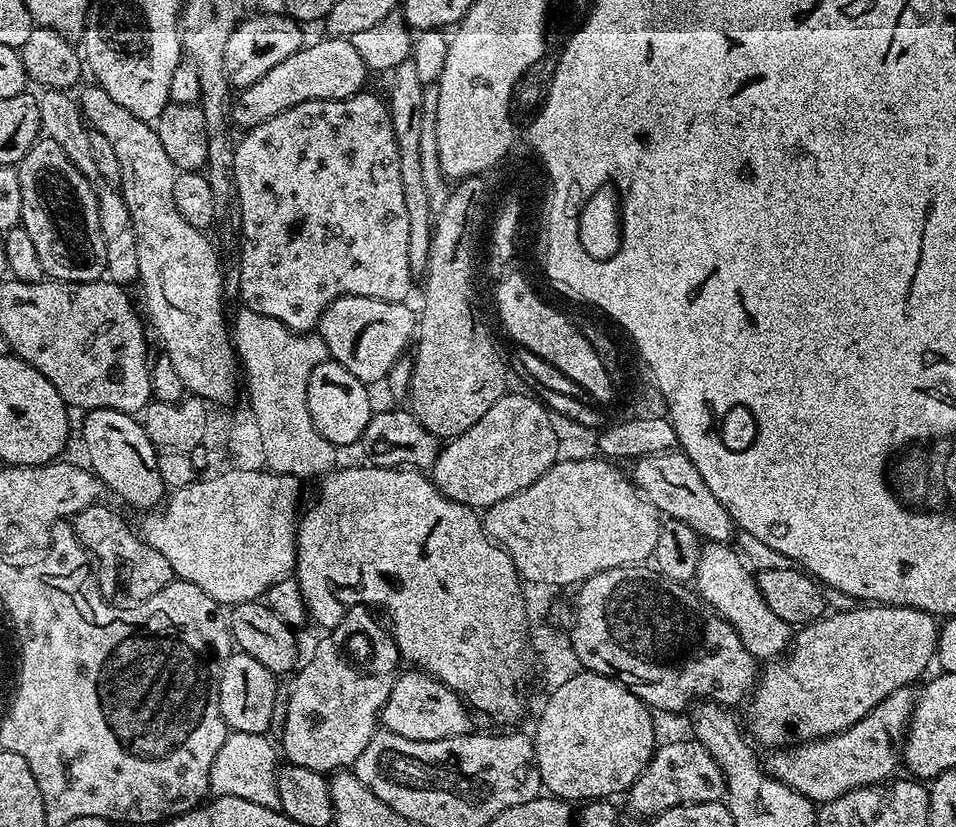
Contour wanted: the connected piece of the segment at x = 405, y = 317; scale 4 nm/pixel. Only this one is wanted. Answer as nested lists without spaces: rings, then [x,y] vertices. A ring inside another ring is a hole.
[[[343,296],[334,302],[330,302],[330,306],[326,306],[326,310],[322,314],[318,325],[318,335],[326,342],[328,347],[328,355],[331,359],[337,360],[342,366],[346,366],[346,370],[350,370],[350,374],[354,374],[354,378],[358,378],[364,384],[375,386],[376,383],[387,381],[388,372],[394,366],[394,362],[398,362],[405,355],[404,352],[409,351],[410,345],[414,340],[414,333],[418,328],[418,320],[408,309],[407,303],[398,300],[379,300],[378,298],[366,298],[365,296]]]

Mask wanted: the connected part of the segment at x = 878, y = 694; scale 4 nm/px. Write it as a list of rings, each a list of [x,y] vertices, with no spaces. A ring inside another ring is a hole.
[[[852,607],[856,608],[849,612],[833,611],[813,624],[803,625],[795,633],[790,645],[792,656],[785,655],[783,659],[777,658],[763,665],[762,675],[746,704],[746,728],[750,736],[752,731],[751,739],[757,745],[765,744],[765,749],[775,750],[797,742],[820,740],[824,736],[845,732],[854,726],[854,722],[866,718],[866,714],[870,714],[878,702],[890,698],[894,690],[915,685],[915,680],[927,670],[928,663],[933,663],[936,639],[940,636],[937,617],[917,608]]]

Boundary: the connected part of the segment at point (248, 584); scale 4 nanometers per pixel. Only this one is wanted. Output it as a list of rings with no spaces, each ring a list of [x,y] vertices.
[[[233,466],[218,477],[197,478],[192,483],[187,484],[185,488],[175,489],[157,507],[155,510],[149,511],[148,516],[144,520],[144,532],[142,531],[142,539],[149,544],[154,550],[158,550],[162,554],[162,558],[166,558],[166,562],[170,562],[173,577],[177,580],[185,580],[194,586],[198,586],[198,590],[202,590],[202,594],[210,594],[210,598],[214,598],[214,602],[218,602],[221,606],[235,606],[237,604],[245,604],[251,600],[259,601],[266,590],[279,580],[289,579],[293,575],[296,566],[296,526],[298,523],[298,508],[296,512],[296,503],[300,500],[300,484],[301,481],[295,476],[282,476],[279,472],[271,470],[263,470],[259,472],[259,467],[239,468]]]

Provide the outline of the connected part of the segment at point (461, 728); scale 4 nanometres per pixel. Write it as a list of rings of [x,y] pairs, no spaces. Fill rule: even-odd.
[[[419,670],[401,671],[397,675],[394,686],[390,690],[390,698],[386,698],[384,708],[380,711],[379,723],[383,731],[402,734],[402,738],[410,738],[418,742],[434,742],[447,736],[466,736],[473,731],[469,709],[456,692],[452,692],[441,681],[426,672]]]

